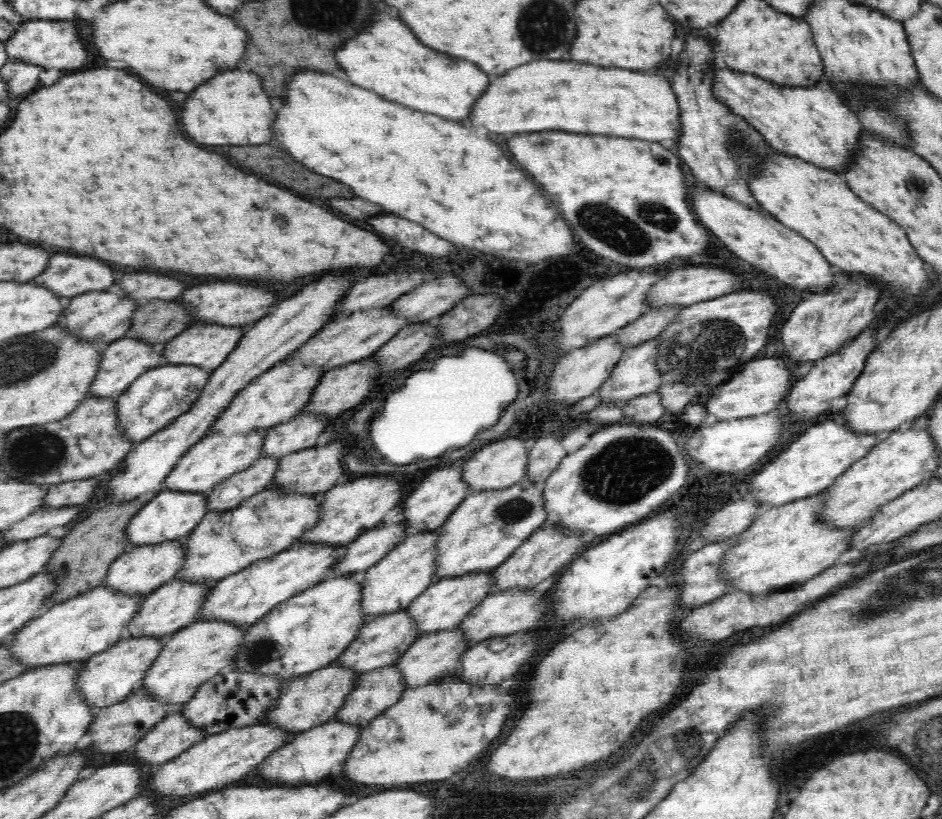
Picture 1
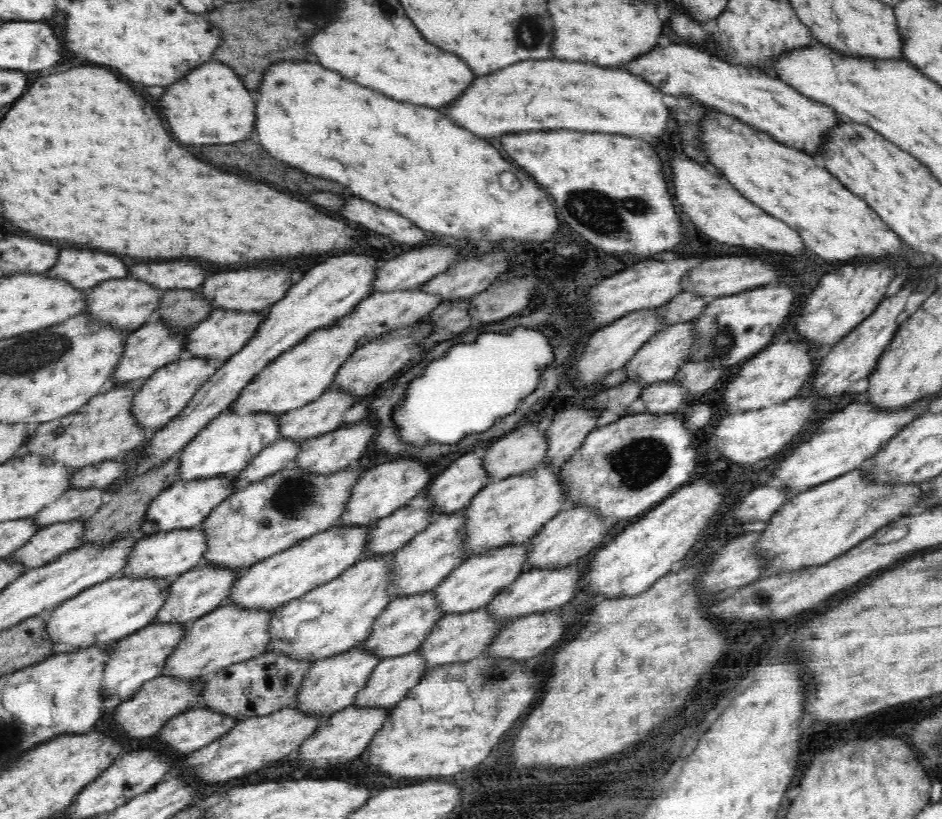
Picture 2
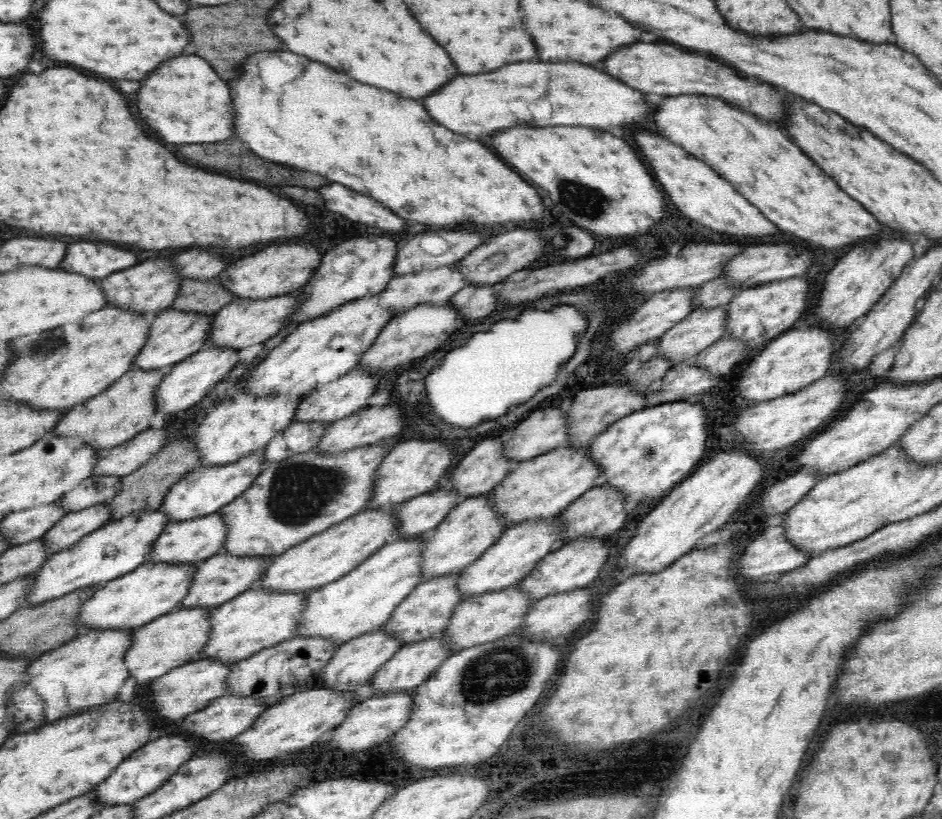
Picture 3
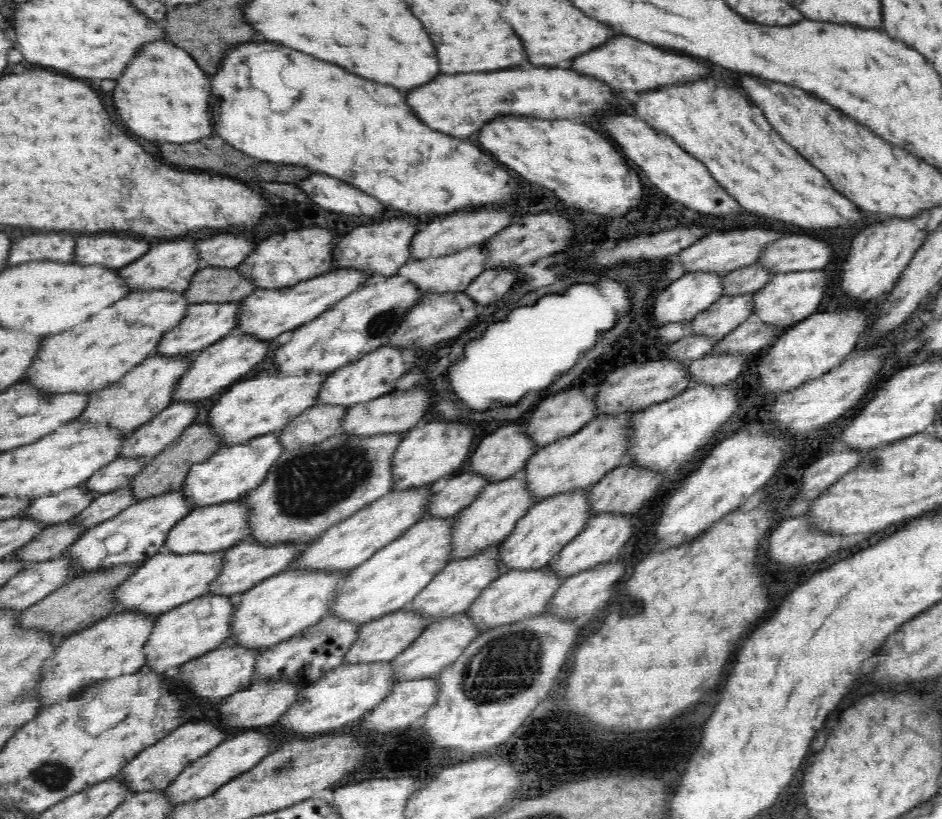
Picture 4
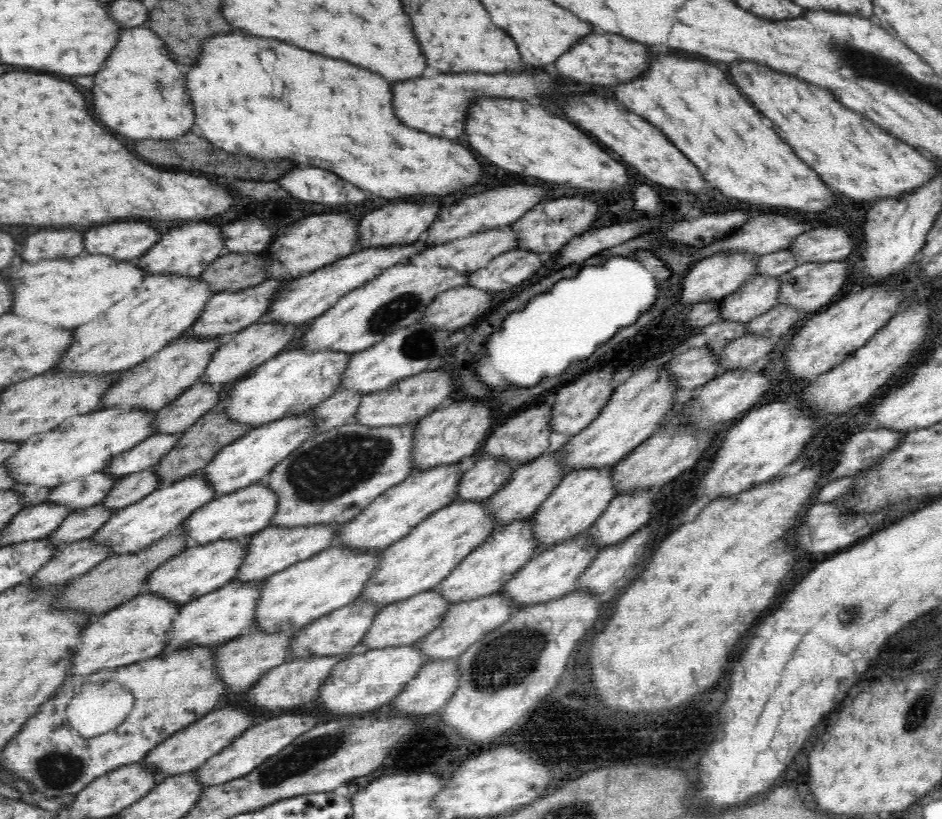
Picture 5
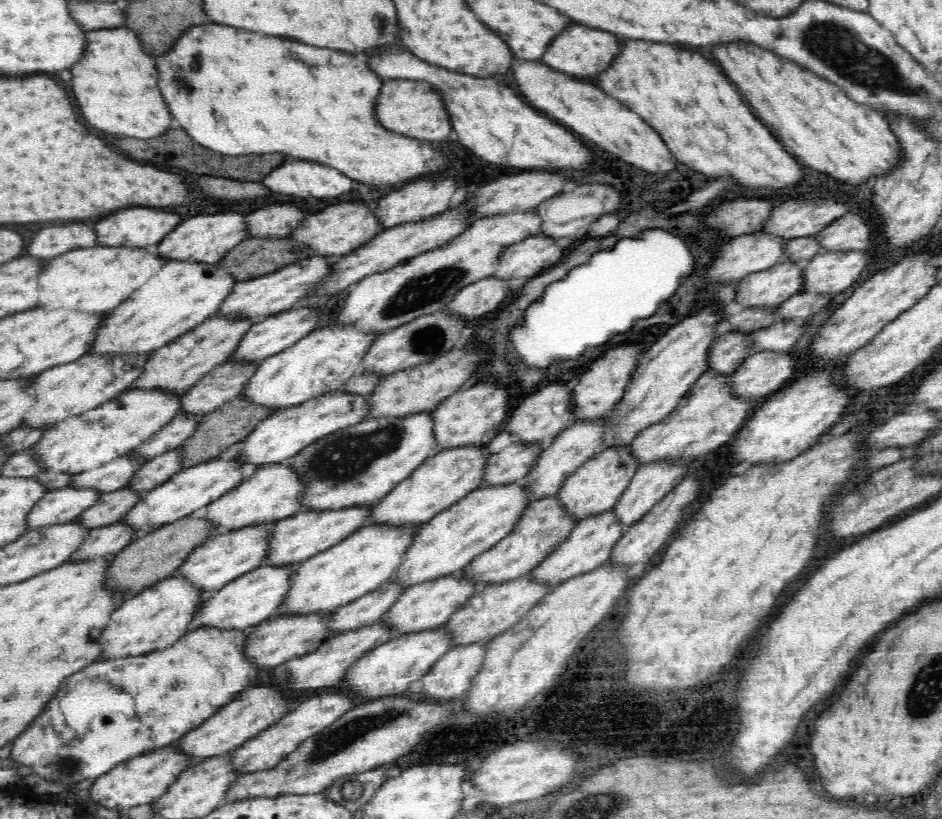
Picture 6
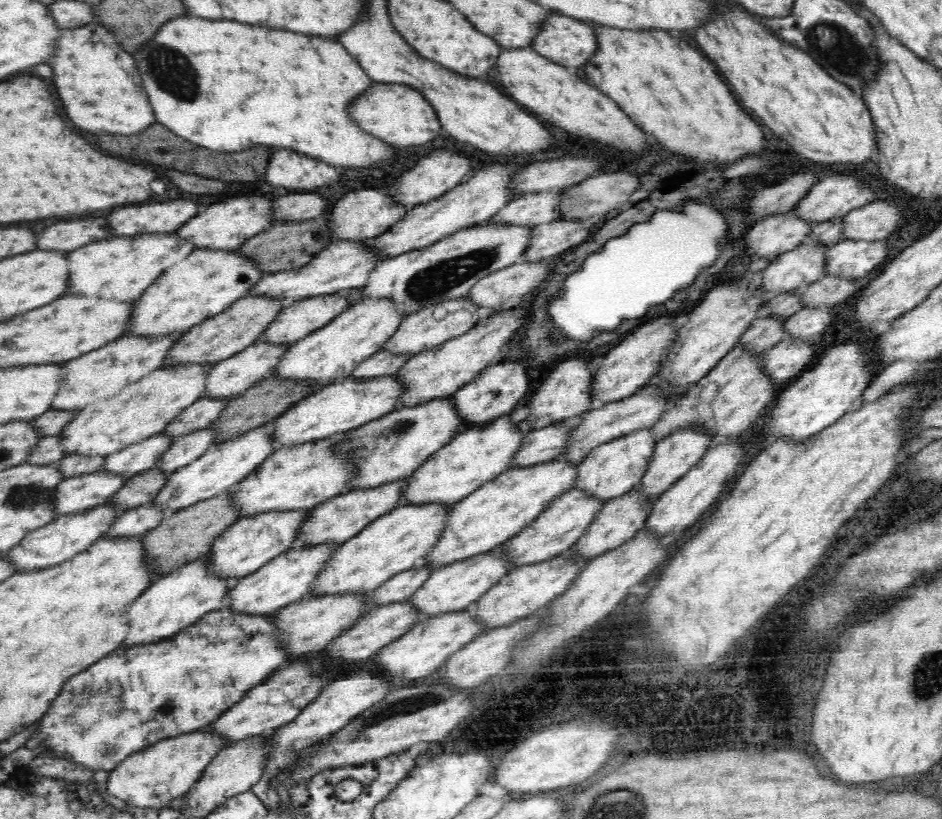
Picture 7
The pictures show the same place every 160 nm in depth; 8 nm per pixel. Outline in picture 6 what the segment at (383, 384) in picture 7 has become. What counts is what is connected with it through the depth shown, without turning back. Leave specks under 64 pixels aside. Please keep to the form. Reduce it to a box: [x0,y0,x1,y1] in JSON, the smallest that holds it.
[226,391,367,475]

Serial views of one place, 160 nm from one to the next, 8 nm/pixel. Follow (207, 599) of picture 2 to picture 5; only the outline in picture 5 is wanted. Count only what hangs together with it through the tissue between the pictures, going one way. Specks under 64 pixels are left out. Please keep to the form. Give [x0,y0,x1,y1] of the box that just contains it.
[230,525,336,585]

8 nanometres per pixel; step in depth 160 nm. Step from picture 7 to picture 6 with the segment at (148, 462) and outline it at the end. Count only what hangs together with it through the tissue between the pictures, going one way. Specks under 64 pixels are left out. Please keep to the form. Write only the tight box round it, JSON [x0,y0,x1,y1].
[68,455,142,496]

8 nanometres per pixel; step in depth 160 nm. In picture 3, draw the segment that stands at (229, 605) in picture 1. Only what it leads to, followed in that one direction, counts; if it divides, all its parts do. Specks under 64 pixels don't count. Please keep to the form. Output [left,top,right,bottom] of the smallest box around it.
[254,508,392,595]

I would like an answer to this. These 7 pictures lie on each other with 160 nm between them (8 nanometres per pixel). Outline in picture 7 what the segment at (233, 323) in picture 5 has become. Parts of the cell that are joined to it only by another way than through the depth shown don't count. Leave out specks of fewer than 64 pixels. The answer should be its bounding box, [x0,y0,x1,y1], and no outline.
[245,241,377,310]

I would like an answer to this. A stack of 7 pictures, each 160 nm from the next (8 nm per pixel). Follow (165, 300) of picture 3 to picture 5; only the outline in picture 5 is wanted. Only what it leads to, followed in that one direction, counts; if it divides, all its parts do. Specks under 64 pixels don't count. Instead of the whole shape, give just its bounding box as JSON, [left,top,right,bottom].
[138,224,223,281]

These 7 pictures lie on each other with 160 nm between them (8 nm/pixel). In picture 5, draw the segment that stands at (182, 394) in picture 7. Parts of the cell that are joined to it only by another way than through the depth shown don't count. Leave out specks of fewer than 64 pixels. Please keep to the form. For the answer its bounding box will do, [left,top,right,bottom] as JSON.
[3,410,154,489]

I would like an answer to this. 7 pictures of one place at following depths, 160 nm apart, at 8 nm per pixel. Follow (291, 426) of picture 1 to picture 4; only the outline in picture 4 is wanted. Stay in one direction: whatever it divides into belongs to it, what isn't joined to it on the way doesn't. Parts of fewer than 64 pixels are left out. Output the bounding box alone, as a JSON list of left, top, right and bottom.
[314,344,423,410]

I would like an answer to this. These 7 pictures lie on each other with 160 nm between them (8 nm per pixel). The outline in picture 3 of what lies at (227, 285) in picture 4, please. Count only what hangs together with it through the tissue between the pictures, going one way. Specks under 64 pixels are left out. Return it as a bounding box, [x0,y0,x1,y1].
[170,278,232,317]

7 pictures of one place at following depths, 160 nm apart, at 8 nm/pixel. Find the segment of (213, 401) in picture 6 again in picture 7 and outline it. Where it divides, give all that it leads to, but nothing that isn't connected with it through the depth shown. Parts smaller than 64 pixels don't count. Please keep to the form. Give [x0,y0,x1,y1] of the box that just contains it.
[202,344,287,402]

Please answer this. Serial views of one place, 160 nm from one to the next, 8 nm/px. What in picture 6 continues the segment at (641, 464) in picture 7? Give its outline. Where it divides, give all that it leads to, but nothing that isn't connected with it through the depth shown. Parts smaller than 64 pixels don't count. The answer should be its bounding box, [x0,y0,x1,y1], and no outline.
[555,447,637,522]

